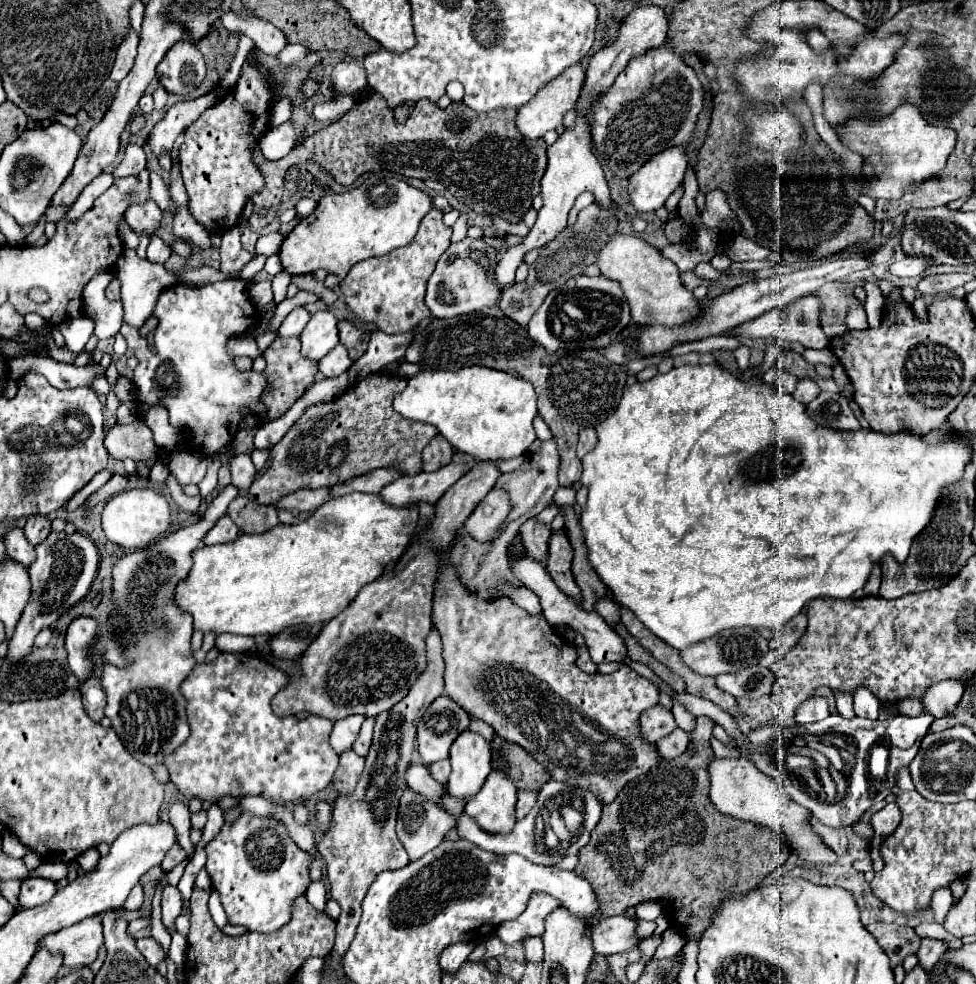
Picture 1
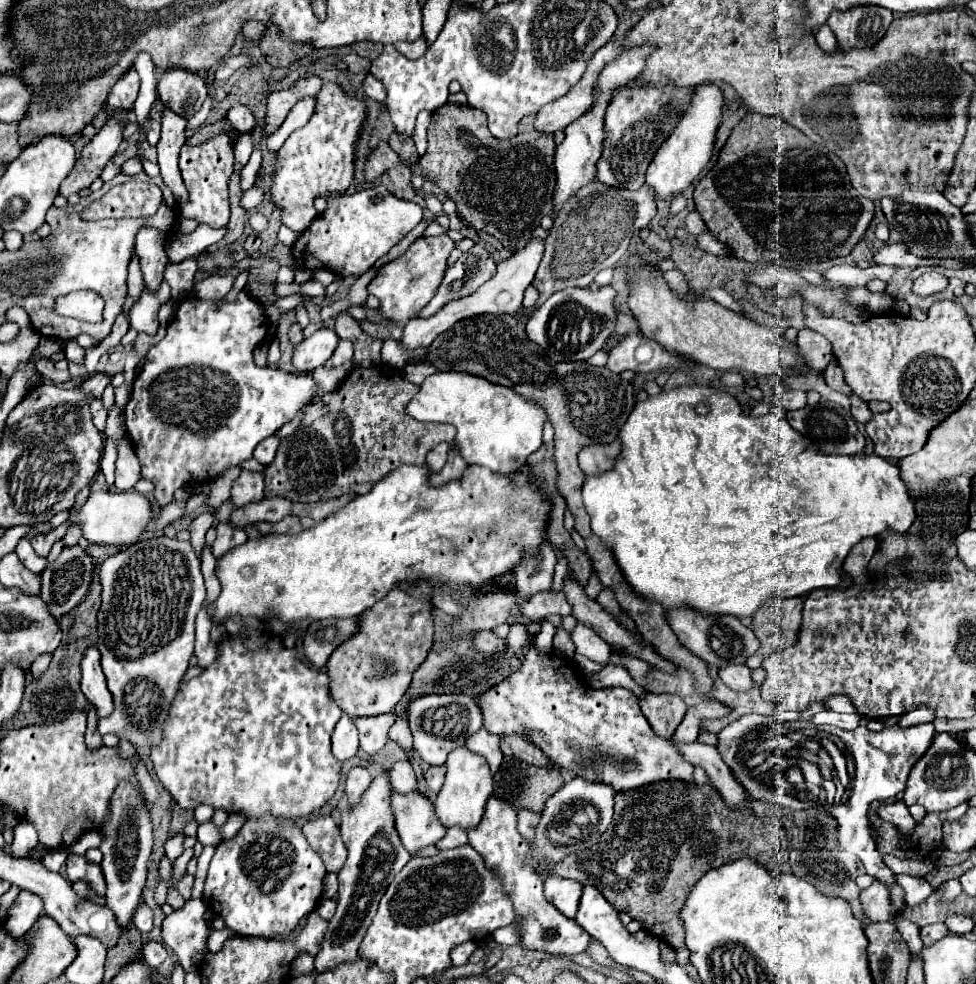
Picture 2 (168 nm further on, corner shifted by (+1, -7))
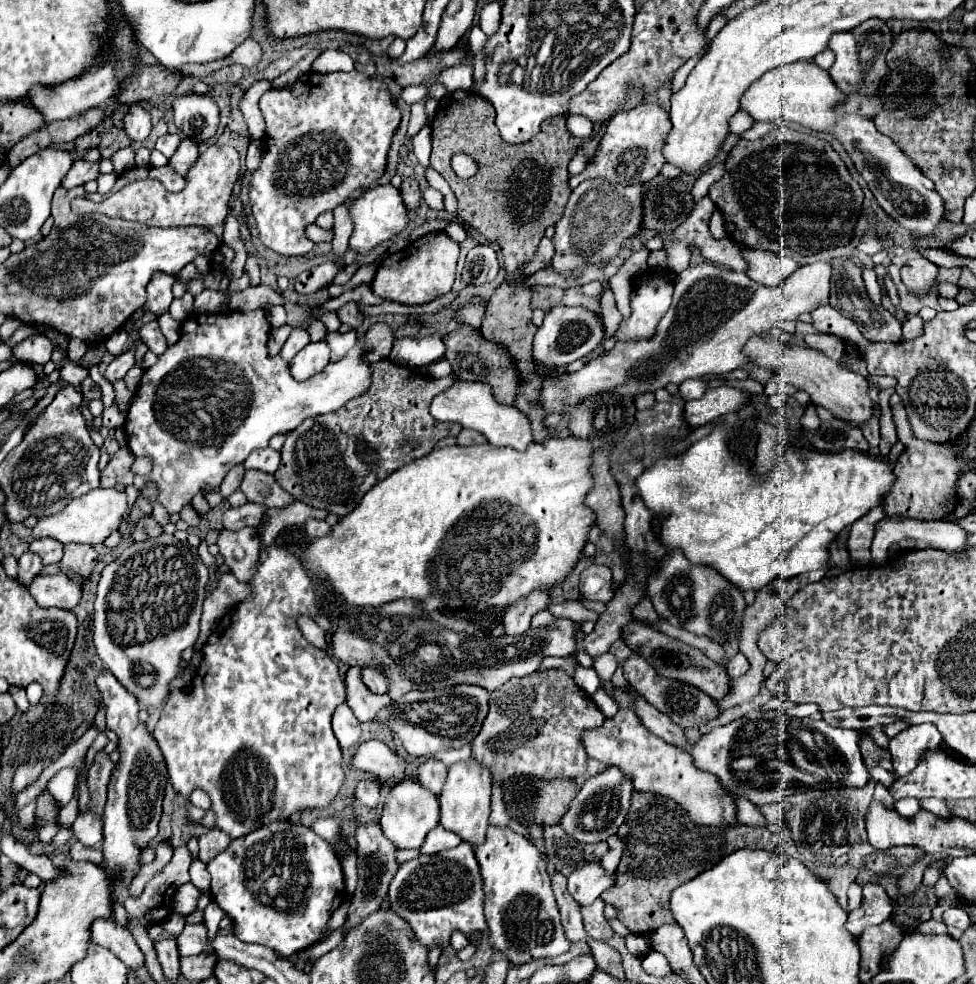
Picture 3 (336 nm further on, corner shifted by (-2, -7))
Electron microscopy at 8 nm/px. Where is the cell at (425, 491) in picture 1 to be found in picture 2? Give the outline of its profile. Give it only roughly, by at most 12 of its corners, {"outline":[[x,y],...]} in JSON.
{"outline":[[453,450],[447,464],[431,482],[443,486],[449,480],[461,478],[468,465]]}

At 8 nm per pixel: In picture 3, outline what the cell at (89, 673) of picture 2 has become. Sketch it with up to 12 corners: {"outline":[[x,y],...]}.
{"outline":[[98,676],[120,760],[108,782],[104,860],[128,888],[158,834],[168,770],[140,704]]}

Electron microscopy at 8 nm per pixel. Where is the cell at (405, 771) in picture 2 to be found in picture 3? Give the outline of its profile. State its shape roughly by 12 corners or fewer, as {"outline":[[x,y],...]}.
{"outline":[[366,740],[352,754],[354,770],[380,780],[404,780],[412,772],[380,740]]}

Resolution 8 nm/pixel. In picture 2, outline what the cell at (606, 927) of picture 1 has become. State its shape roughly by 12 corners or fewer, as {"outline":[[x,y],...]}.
{"outline":[[487,800],[469,844],[503,876],[523,948],[575,956],[591,936],[545,900],[517,810]]}

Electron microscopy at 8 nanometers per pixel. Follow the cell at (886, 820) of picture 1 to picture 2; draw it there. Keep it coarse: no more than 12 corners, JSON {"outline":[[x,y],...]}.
{"outline":[[899,800],[879,806],[879,816],[899,834],[911,834],[915,820]]}

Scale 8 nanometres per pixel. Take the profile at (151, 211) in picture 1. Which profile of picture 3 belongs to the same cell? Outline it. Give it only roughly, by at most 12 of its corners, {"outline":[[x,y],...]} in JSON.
{"outline":[[156,274],[144,310],[162,316],[174,300],[174,276]]}

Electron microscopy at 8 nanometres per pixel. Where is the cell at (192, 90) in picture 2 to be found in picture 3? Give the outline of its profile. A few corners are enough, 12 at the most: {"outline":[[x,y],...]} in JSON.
{"outline":[[178,96],[174,124],[206,142],[218,132],[220,110],[210,96]]}

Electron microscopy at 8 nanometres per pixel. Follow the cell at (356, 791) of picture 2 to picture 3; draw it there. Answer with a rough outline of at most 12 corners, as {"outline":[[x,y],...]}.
{"outline":[[362,780],[356,800],[368,808],[380,802],[380,784]]}

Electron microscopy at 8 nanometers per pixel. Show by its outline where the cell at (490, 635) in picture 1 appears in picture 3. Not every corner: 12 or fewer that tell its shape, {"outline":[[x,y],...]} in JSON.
{"outline":[[632,696],[584,734],[590,758],[694,824],[736,826],[736,802],[690,752],[650,734]]}

